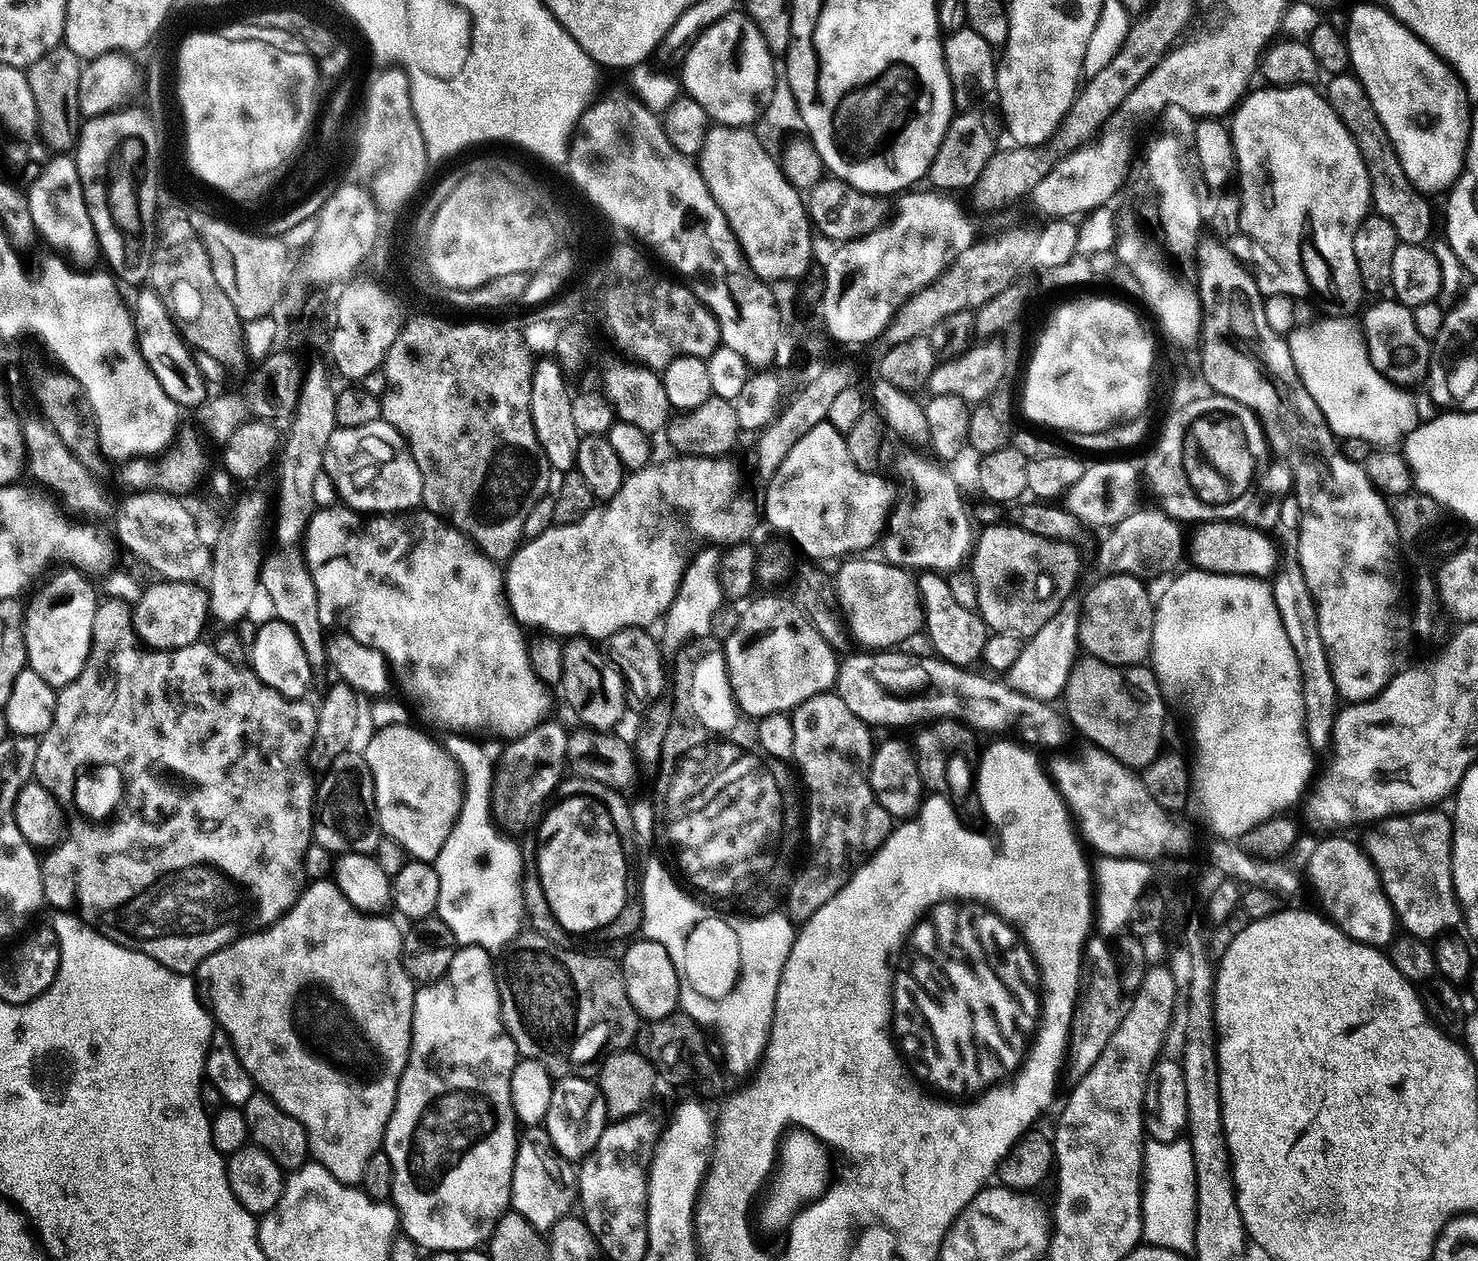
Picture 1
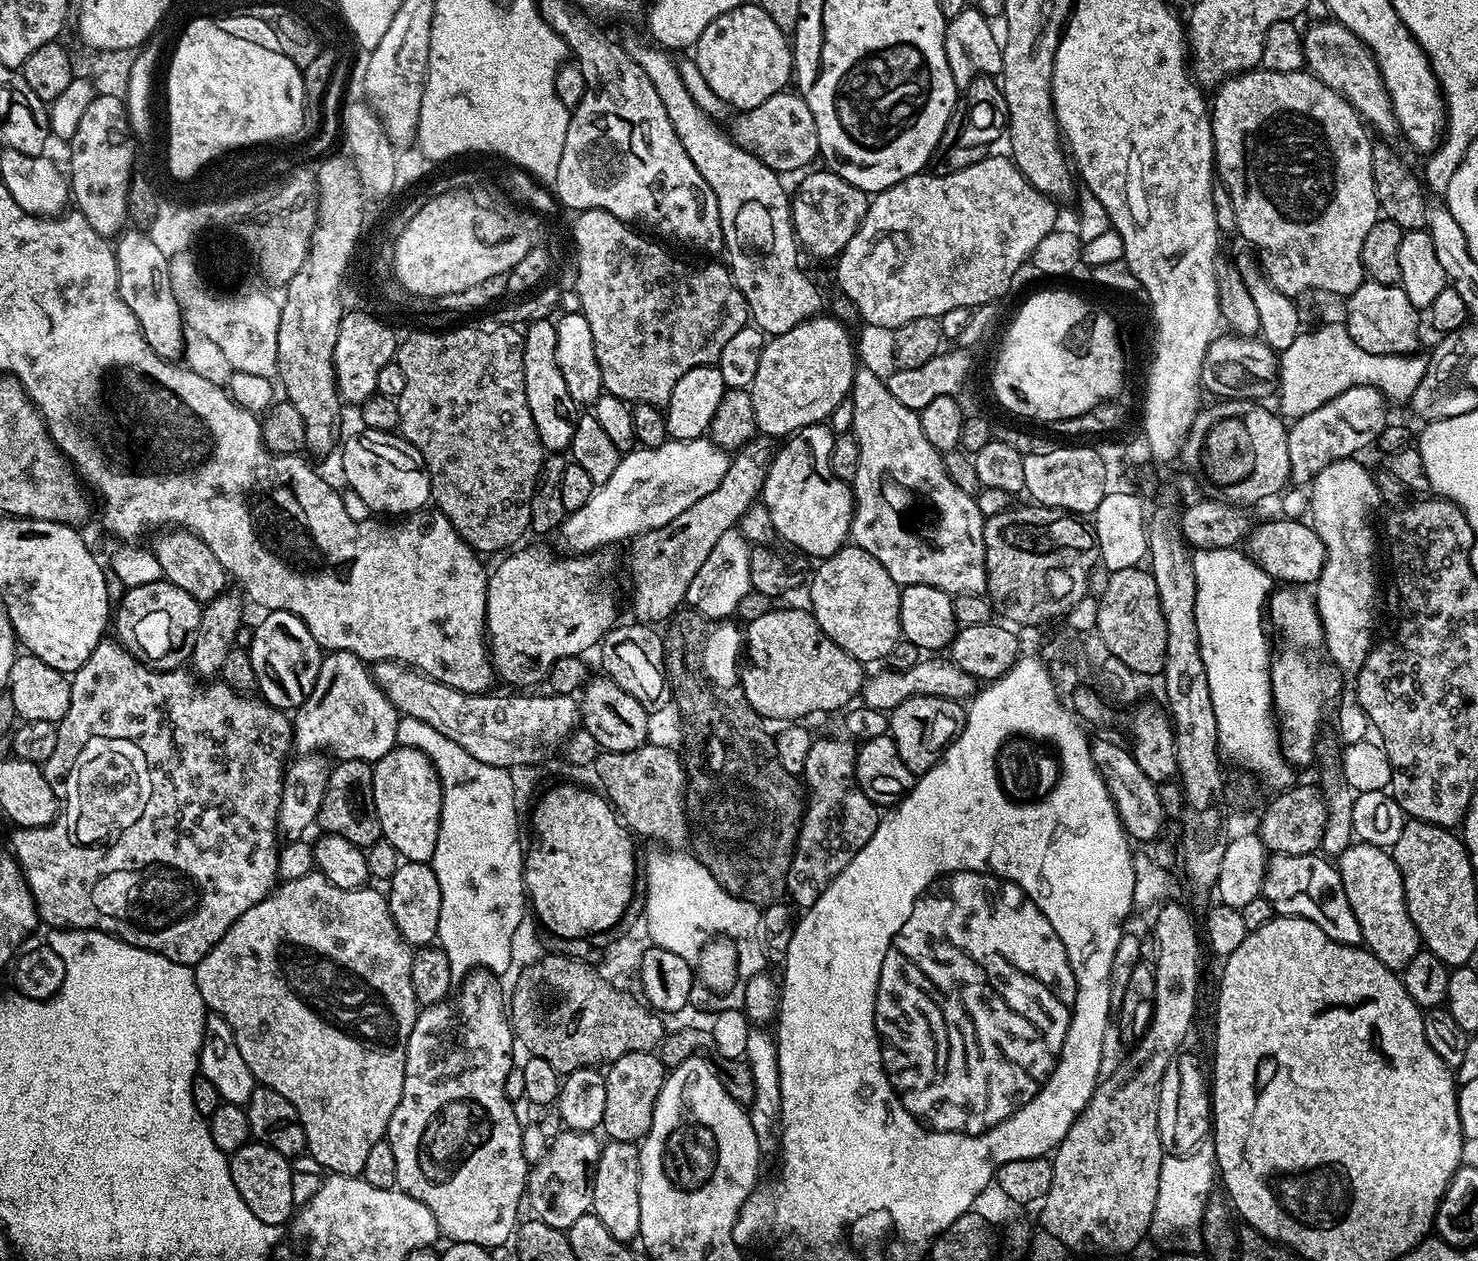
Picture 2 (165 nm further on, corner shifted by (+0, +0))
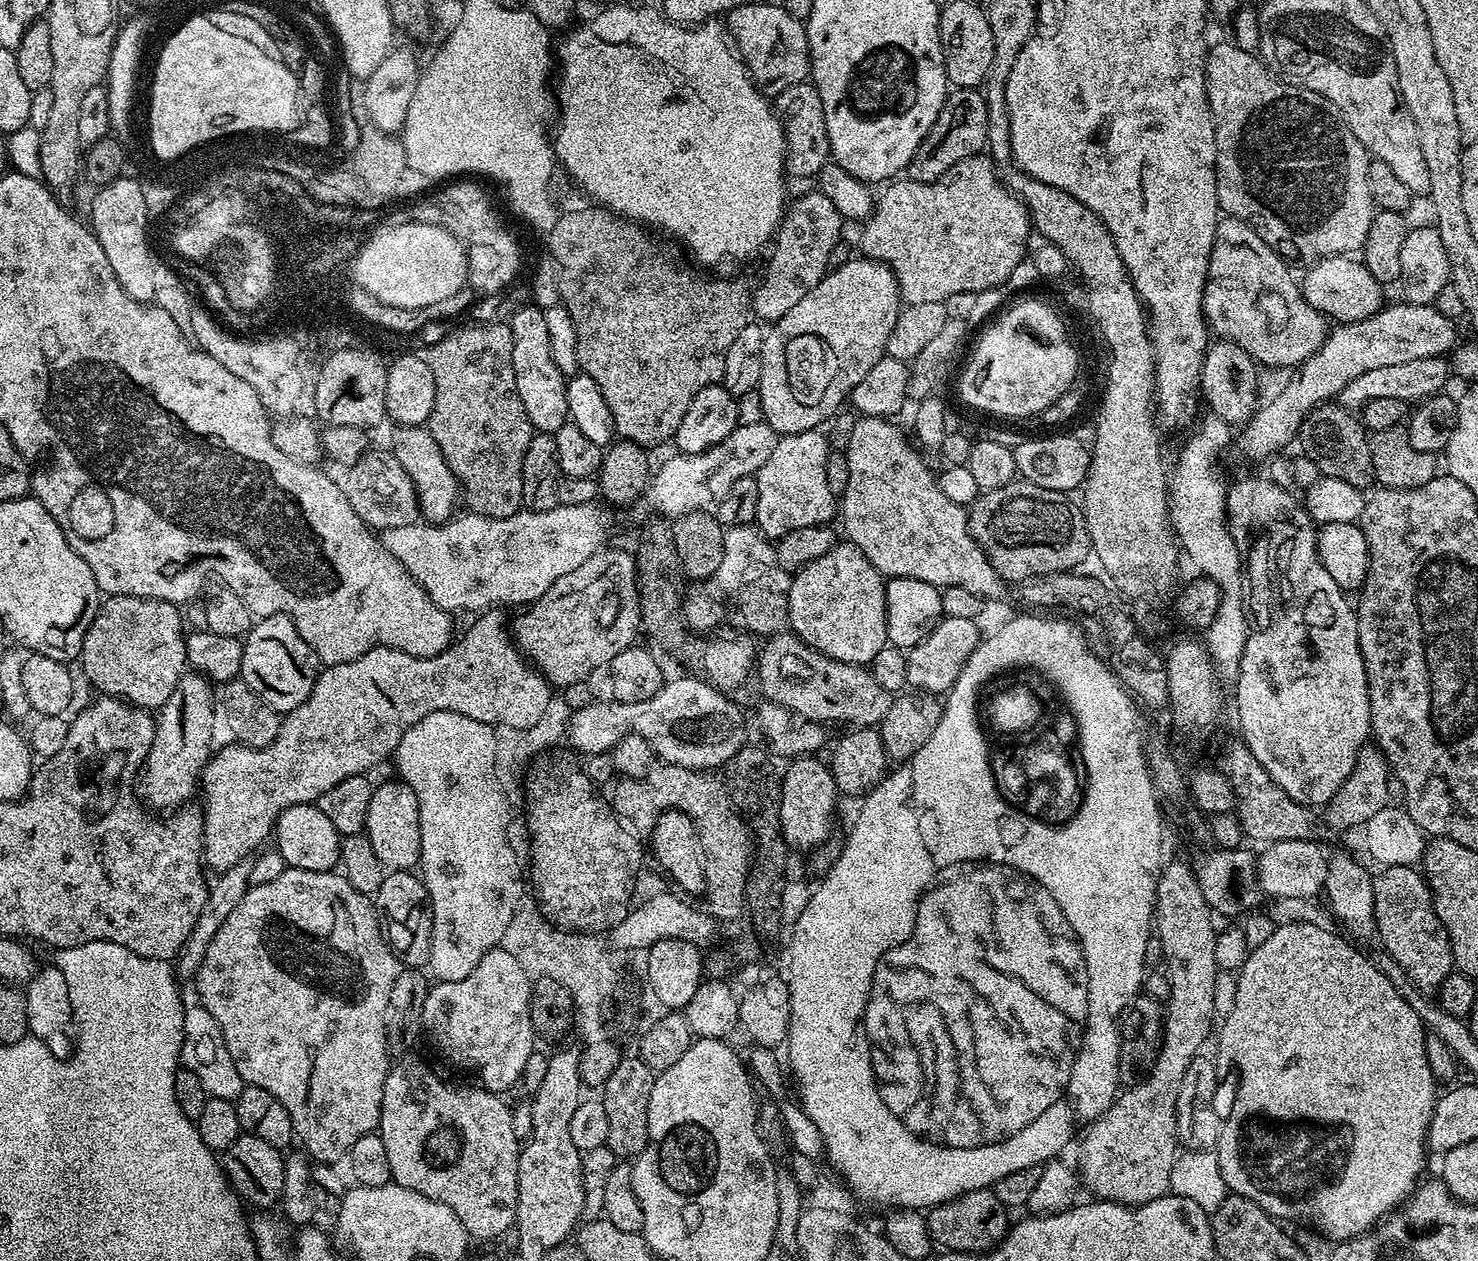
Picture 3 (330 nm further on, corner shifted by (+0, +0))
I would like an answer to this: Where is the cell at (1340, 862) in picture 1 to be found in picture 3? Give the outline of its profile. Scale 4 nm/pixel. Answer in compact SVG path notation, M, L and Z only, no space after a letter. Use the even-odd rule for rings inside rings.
M1394 865L1385 867L1375 877L1374 918L1376 936L1384 943L1383 951L1405 972L1413 987L1425 994L1435 993L1440 984L1454 971L1452 947L1444 923L1432 908L1432 892L1423 875L1415 867Z

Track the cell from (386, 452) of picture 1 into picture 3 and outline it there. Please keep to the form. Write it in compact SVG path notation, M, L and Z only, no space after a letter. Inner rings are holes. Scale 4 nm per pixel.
M367 451L356 465L349 467L348 477L342 480L342 487L354 514L373 530L417 523L420 516L420 501L416 499L416 483L402 470L402 462L392 456L391 451Z

